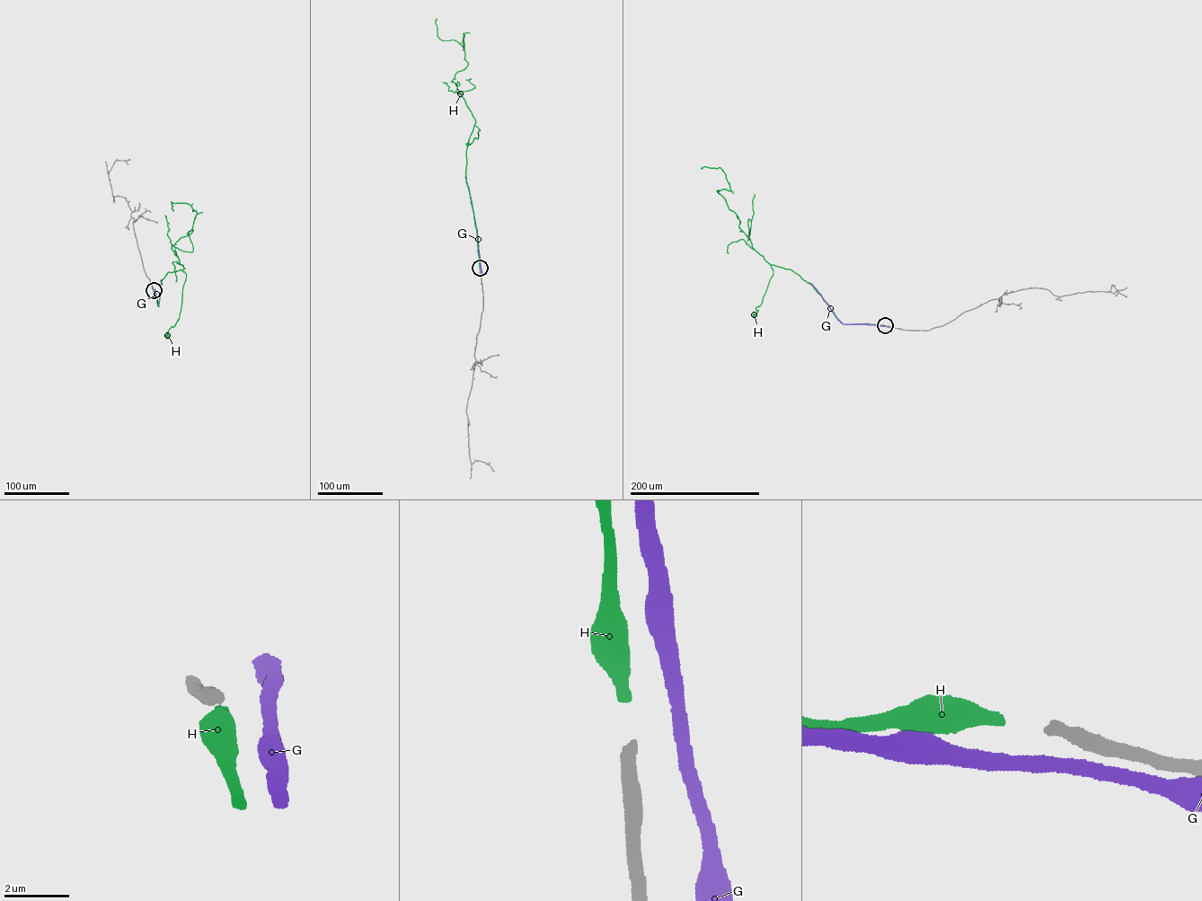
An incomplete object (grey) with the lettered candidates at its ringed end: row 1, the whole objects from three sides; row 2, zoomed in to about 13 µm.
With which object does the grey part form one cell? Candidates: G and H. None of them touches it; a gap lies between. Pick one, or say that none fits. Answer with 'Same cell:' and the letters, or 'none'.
Same cell: H

